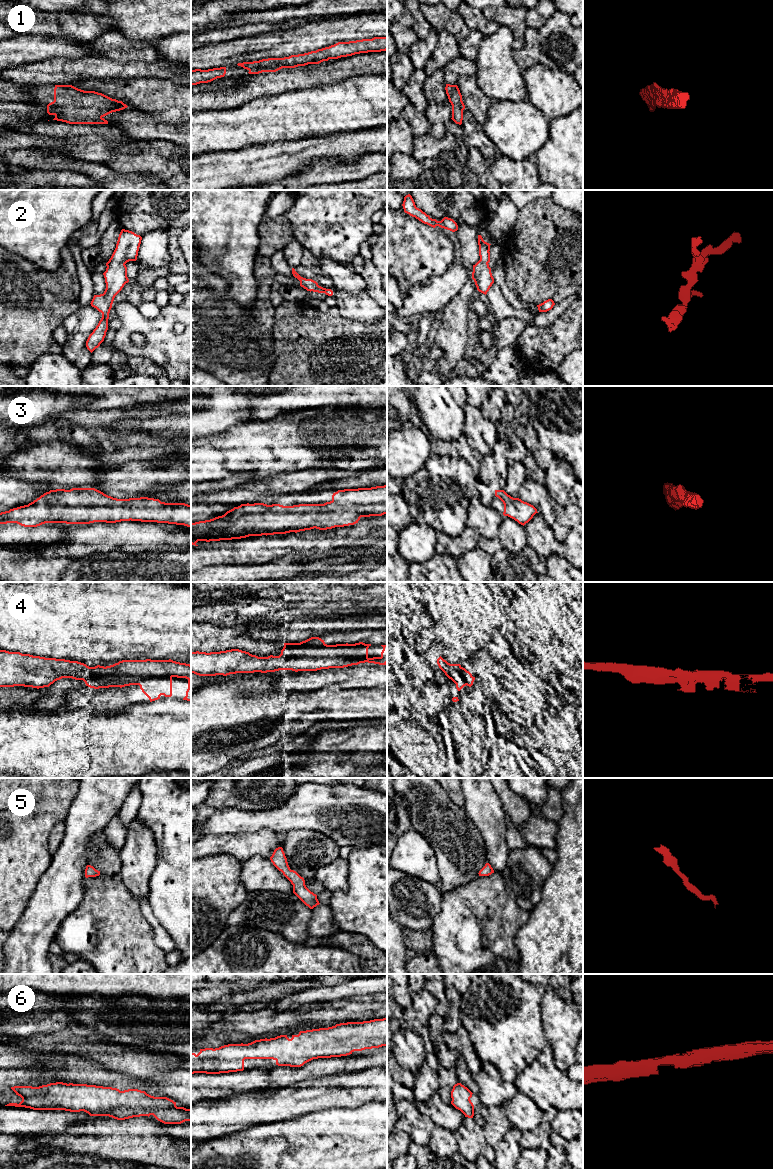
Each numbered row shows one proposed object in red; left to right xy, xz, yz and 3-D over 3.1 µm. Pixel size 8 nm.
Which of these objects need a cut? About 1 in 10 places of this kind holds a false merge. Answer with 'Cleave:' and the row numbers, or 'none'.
Cleave: none

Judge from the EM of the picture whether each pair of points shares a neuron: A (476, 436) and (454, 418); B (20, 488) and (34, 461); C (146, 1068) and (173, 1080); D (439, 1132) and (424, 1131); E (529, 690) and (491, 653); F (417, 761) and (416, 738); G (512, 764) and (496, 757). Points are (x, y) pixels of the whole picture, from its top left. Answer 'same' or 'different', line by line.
A: different
B: different
C: different
D: different
E: same
F: same
G: same

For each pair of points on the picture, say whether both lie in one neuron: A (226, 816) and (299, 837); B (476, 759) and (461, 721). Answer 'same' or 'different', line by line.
A: different
B: same

